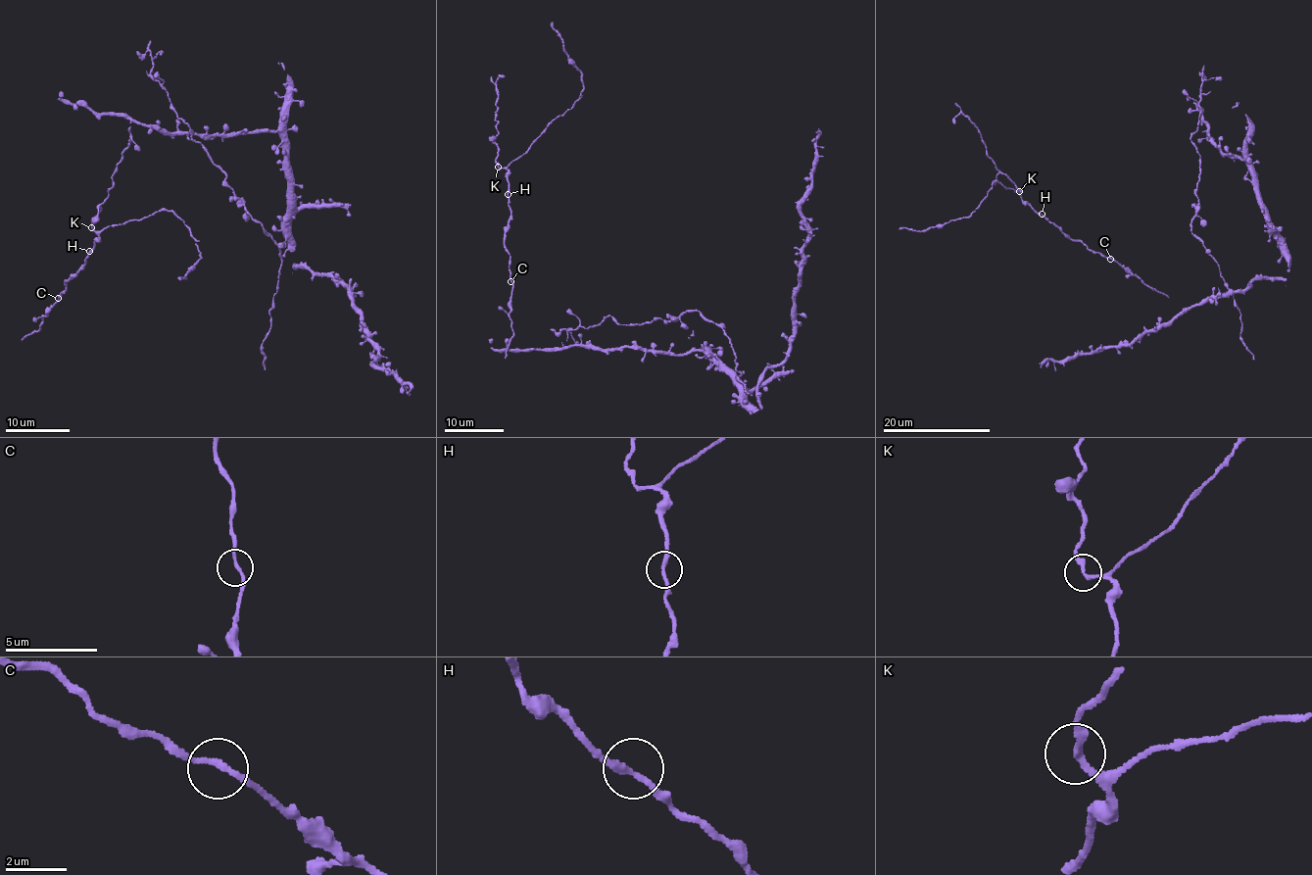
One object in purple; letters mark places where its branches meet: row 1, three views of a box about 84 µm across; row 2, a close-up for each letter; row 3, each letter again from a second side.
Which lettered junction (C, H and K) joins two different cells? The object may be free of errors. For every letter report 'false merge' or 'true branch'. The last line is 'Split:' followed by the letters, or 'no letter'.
C: true branch
H: true branch
K: true branch
Split: no letter

